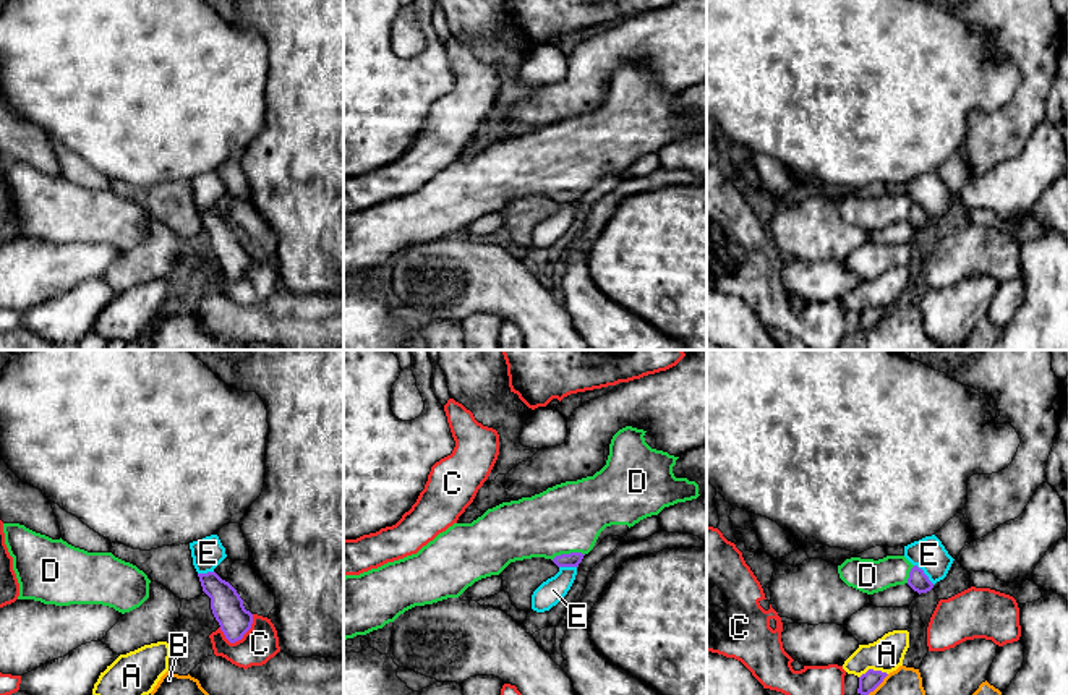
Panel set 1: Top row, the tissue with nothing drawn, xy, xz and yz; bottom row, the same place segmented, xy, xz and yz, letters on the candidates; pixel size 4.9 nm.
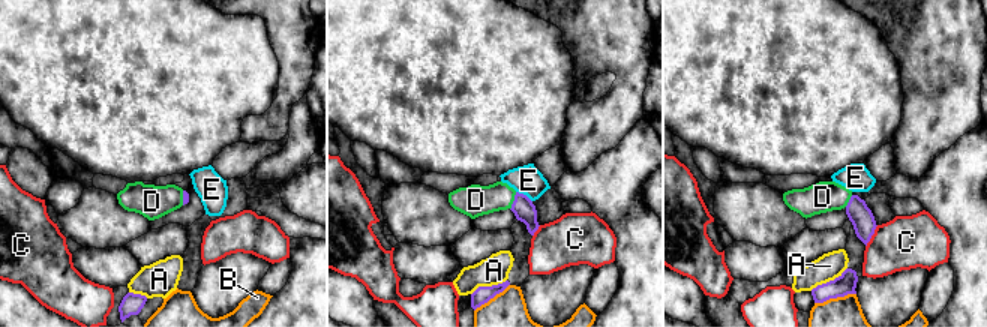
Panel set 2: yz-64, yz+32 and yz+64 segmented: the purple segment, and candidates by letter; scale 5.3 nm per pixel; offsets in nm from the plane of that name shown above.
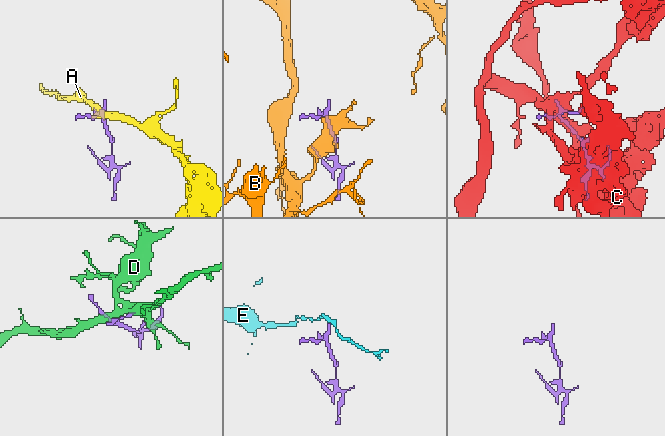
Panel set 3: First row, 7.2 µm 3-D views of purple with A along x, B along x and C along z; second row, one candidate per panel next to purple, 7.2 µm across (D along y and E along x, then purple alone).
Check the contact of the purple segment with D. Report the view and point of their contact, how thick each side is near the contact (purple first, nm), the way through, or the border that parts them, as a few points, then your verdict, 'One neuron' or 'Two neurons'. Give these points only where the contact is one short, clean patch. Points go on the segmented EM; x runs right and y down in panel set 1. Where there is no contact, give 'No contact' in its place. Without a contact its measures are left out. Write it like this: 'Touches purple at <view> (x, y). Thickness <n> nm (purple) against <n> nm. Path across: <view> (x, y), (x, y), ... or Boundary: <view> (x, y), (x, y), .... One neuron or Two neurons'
Touches purple at xz (568, 554). Thickness 70 nm (purple) against 340 nm. Path across: xz (572, 559), (568, 554), (568, 517). One neuron

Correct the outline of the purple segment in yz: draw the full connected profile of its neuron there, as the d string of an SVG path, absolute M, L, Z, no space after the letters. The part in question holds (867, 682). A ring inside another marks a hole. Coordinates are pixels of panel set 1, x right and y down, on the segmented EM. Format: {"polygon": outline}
{"polygon": "M869 669L865 674L859 677L857 693L869 695L883 682L886 676L886 672Z"}

